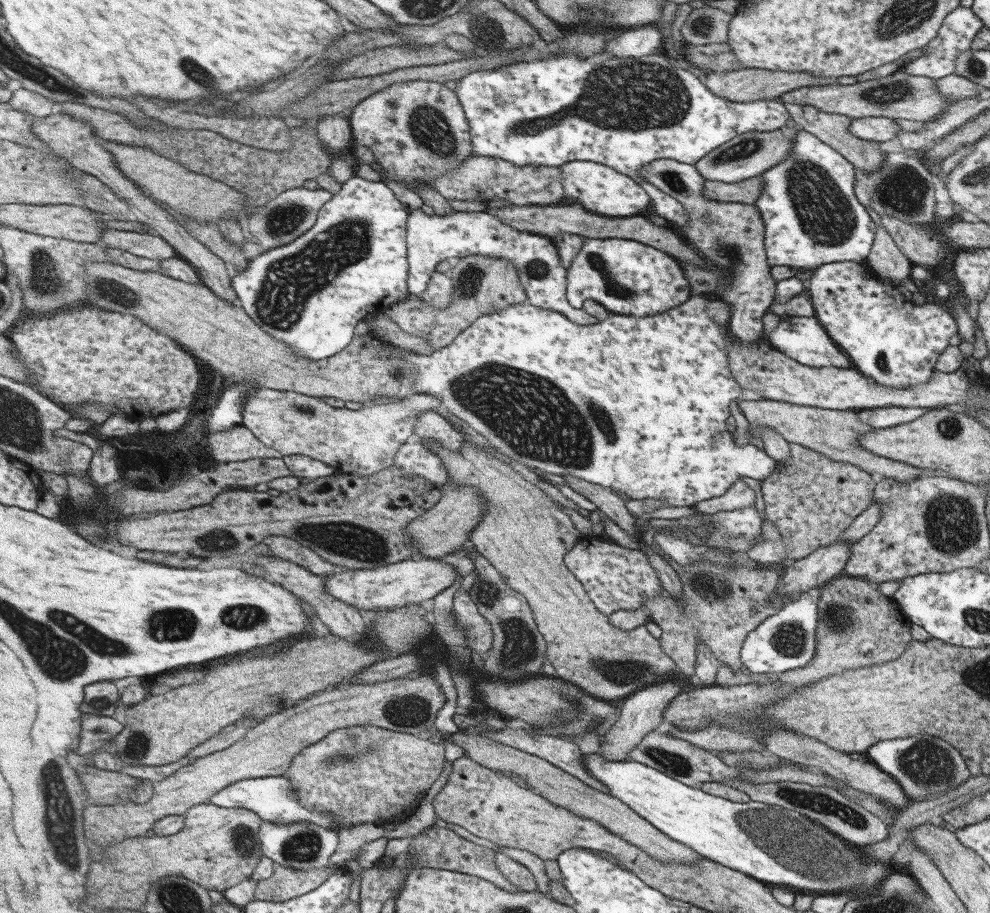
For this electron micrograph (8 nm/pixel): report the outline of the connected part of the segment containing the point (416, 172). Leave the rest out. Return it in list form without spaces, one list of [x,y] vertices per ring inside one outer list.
[[[395,82],[361,100],[347,116],[353,126],[355,144],[369,148],[385,174],[403,184],[427,184],[439,172],[457,168],[473,156],[469,122],[465,120],[459,98],[441,86],[441,82]]]

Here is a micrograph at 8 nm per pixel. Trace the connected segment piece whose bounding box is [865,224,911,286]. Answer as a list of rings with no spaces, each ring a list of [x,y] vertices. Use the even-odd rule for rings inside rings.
[[[873,224],[873,232],[873,244],[869,256],[865,258],[865,264],[879,276],[889,278],[895,286],[899,286],[903,278],[909,278],[911,262],[903,256],[903,252],[895,246],[893,238],[881,226]]]

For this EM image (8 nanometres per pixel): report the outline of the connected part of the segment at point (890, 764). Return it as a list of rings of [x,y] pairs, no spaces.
[[[915,734],[905,738],[881,740],[873,744],[863,754],[863,758],[875,764],[881,772],[887,772],[889,776],[893,776],[901,784],[905,796],[909,796],[911,802],[921,798],[929,800],[943,792],[951,792],[971,778],[971,772],[967,770],[965,760],[959,756],[959,752],[949,742],[935,738],[931,734]]]

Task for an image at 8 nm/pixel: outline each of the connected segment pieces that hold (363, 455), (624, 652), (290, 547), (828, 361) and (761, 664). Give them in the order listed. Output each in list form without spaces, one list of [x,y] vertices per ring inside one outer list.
[[[261,388],[253,394],[253,398],[247,402],[245,406],[245,414],[243,414],[243,422],[245,426],[267,446],[279,450],[283,456],[309,456],[321,462],[327,462],[331,466],[335,466],[339,472],[343,474],[377,474],[383,468],[393,468],[393,454],[397,452],[397,448],[403,444],[405,438],[399,438],[405,434],[405,430],[409,432],[411,428],[411,418],[417,418],[419,412],[423,410],[435,410],[437,406],[441,406],[441,402],[435,396],[427,396],[427,394],[411,394],[405,396],[399,402],[391,402],[391,404],[381,404],[381,406],[359,406],[359,410],[347,410],[347,408],[333,408],[327,402],[323,402],[323,398],[319,396],[305,396],[301,392],[281,392],[281,390],[271,390],[271,388]]]
[[[467,442],[461,446],[461,450],[455,456],[449,450],[435,450],[435,454],[441,458],[443,466],[447,468],[447,474],[451,478],[449,482],[473,484],[485,496],[487,512],[471,532],[469,542],[475,546],[475,552],[483,556],[491,568],[497,570],[501,582],[509,590],[521,594],[527,606],[531,608],[533,614],[531,618],[537,626],[537,632],[547,644],[545,658],[553,666],[557,680],[561,678],[567,684],[575,684],[583,694],[589,694],[595,700],[611,702],[611,704],[623,702],[625,698],[639,692],[641,686],[653,682],[655,686],[657,682],[677,682],[677,684],[683,682],[683,676],[679,674],[675,664],[661,652],[659,640],[653,638],[649,630],[645,630],[643,626],[629,632],[617,630],[609,622],[609,616],[605,616],[601,610],[597,610],[597,606],[593,606],[581,582],[575,580],[573,572],[565,566],[565,556],[569,550],[573,550],[579,532],[573,528],[569,518],[559,508],[555,508],[555,504],[549,502],[551,498],[547,498],[537,486],[527,484],[517,472],[513,472],[507,464],[503,464],[501,456],[493,458],[489,456],[489,452],[483,452],[481,448],[471,446]]]
[[[275,534],[275,536],[269,536],[265,538],[265,546],[281,560],[289,560],[289,562],[295,562],[299,564],[301,568],[321,576],[321,578],[329,578],[329,576],[335,576],[335,572],[339,570],[341,574],[341,568],[335,566],[333,562],[327,562],[323,556],[319,556],[313,548],[307,548],[303,542],[299,542],[297,538],[289,538],[289,536],[281,536],[281,534]]]
[[[781,316],[781,322],[771,332],[763,332],[763,336],[771,342],[775,350],[781,350],[787,358],[801,362],[803,366],[811,368],[851,368],[849,358],[837,348],[837,344],[829,338],[825,328],[819,324],[817,318],[803,318],[803,316]]]
[[[811,588],[801,594],[793,594],[789,602],[781,606],[779,612],[767,616],[743,642],[741,646],[741,664],[753,674],[781,676],[787,670],[803,668],[815,656],[815,630],[817,630],[817,604],[821,602],[821,588]]]

